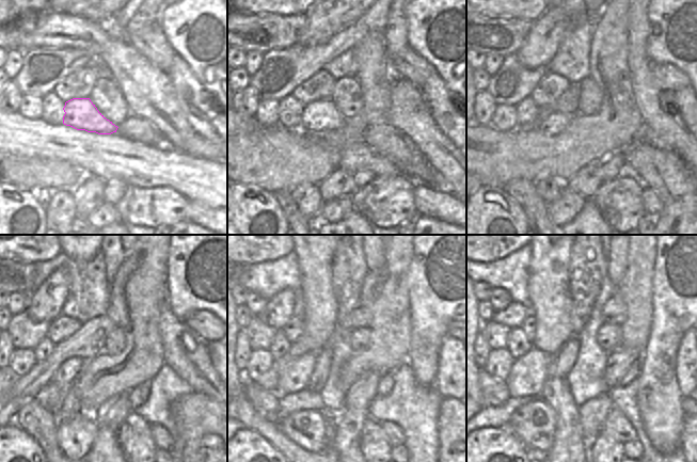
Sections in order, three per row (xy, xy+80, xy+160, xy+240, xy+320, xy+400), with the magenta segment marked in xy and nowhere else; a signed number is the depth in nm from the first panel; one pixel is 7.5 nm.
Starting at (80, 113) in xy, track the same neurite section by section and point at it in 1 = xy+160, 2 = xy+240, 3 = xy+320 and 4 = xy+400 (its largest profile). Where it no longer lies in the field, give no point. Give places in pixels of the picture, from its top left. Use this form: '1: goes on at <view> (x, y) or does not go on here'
1: goes on at xy+160 (555, 123)
2: goes on at xy+240 (64, 376)
3: goes on at xy+320 (296, 378)
4: goes on at xy+400 (528, 372)

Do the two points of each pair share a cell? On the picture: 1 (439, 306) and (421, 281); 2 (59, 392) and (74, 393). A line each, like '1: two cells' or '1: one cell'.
1: one cell
2: two cells

